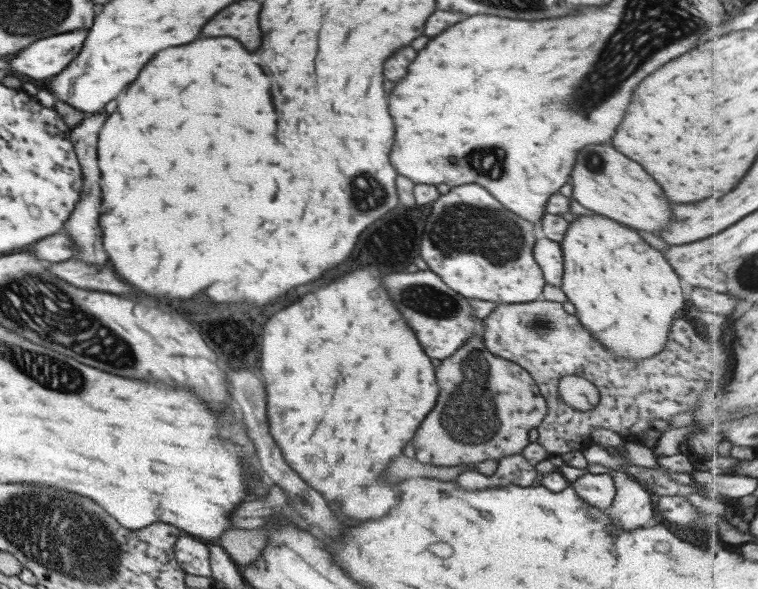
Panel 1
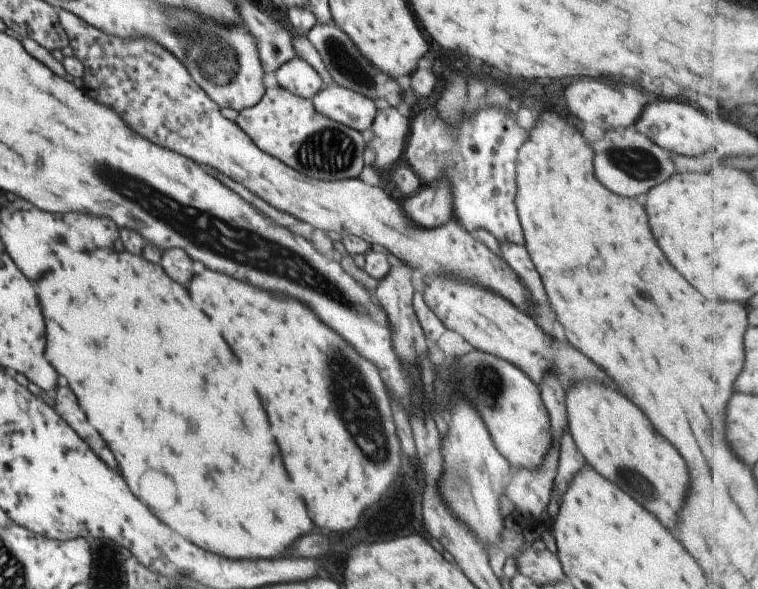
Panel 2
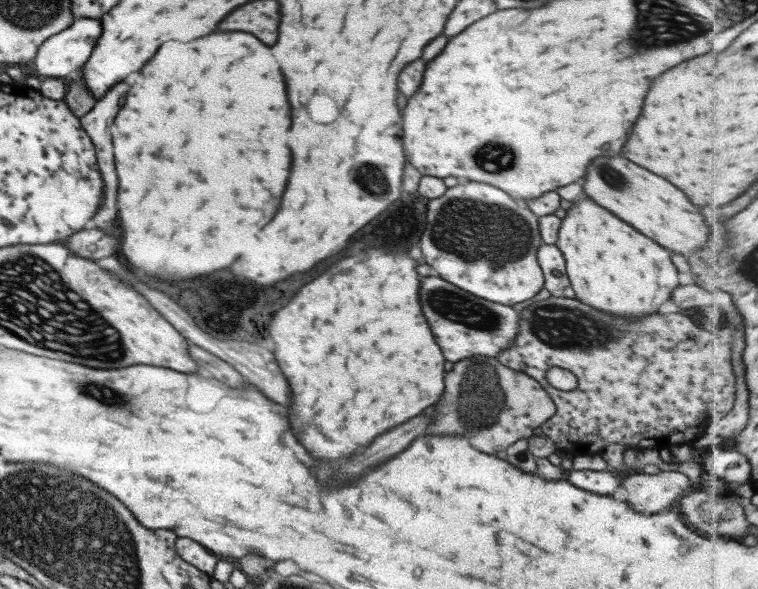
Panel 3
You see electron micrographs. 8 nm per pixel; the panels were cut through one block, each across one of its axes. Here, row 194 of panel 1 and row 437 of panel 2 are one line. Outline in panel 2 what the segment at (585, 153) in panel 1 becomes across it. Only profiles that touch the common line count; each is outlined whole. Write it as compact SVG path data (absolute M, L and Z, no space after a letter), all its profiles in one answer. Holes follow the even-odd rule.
M577 384L565 391L564 399L568 433L585 462L649 510L665 528L675 530L675 514L683 506L689 488L689 474L677 450L653 430L649 420L629 400L611 388Z

